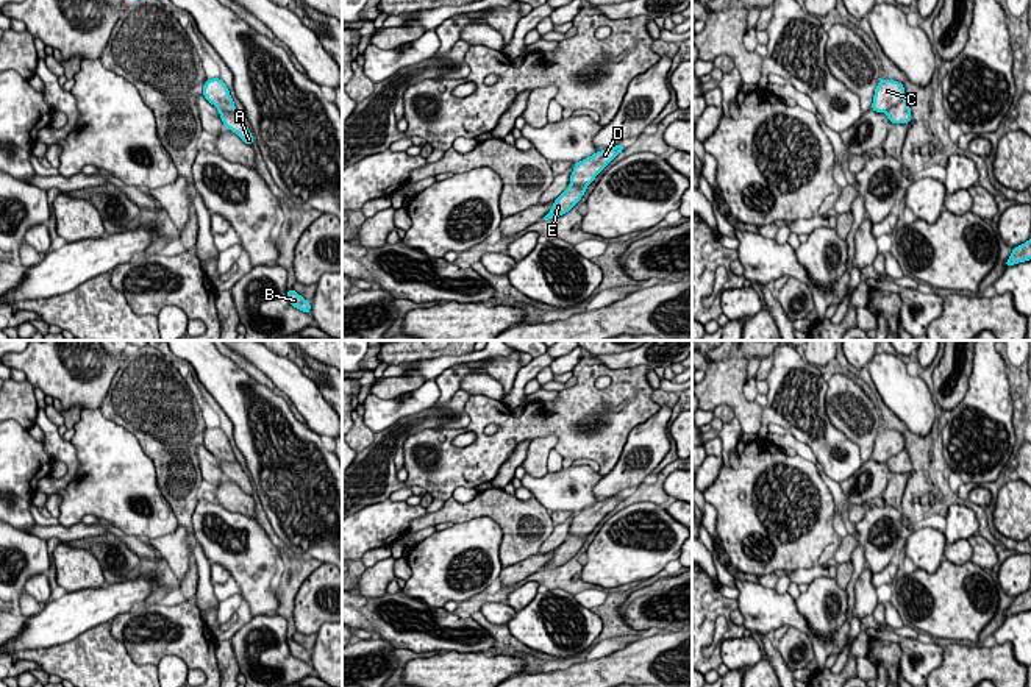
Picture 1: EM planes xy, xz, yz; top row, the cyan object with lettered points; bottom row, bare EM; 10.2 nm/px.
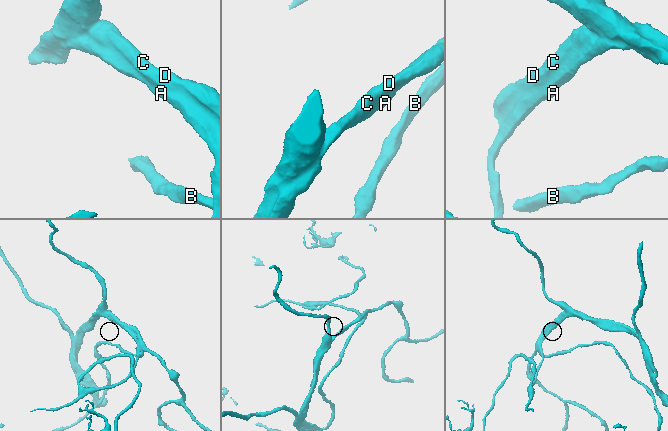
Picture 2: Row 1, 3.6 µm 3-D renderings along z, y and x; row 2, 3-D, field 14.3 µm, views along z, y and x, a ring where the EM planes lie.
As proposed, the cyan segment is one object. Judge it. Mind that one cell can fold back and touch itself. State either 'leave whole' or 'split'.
leave whole

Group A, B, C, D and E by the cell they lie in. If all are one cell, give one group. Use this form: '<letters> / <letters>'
A B C D E

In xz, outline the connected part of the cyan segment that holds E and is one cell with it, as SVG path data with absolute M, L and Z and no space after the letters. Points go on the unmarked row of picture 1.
M620 493L612 498L597 501L576 512L570 525L570 536L553 551L550 562L544 570L569 562L581 550L586 537L597 528L597 525L623 500L625 497Z

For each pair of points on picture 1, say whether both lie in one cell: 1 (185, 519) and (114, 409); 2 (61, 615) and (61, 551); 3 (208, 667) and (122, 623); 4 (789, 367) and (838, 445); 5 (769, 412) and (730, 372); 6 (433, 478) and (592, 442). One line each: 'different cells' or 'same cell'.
1: same cell
2: different cells
3: same cell
4: same cell
5: different cells
6: same cell

